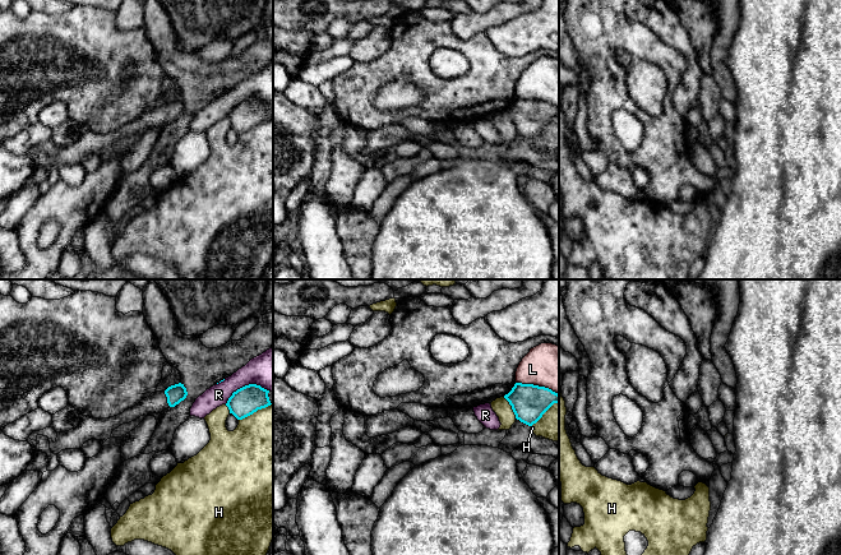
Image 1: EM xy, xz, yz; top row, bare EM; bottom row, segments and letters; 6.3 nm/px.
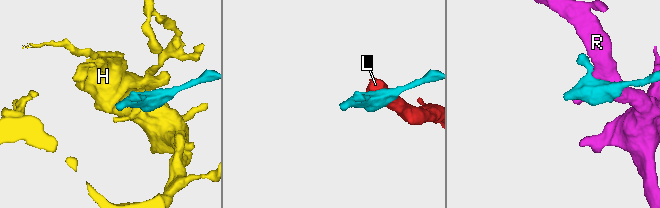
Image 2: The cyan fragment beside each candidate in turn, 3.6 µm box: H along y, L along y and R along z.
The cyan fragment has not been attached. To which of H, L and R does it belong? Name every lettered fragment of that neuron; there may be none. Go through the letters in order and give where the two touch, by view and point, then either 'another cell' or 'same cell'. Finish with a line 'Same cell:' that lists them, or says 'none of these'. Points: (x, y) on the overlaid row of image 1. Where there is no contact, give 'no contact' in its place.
H: xz (512, 407) | another cell
L: xz (537, 385) | another cell
R: xy (245, 385) | another cell
Same cell: none of these

